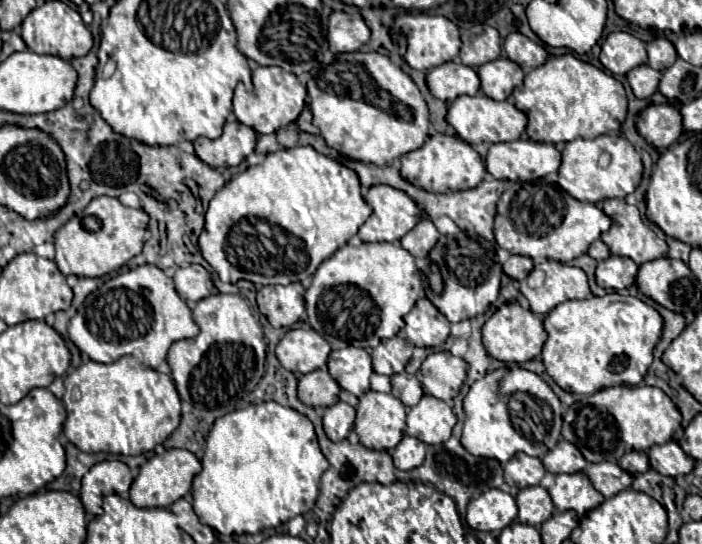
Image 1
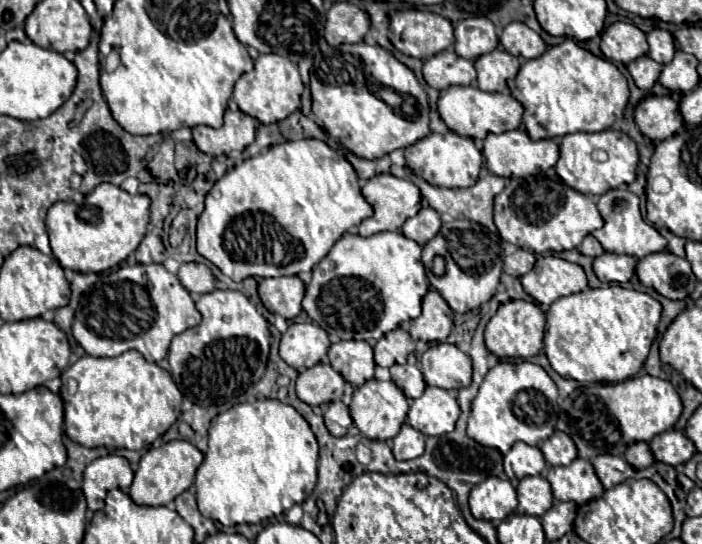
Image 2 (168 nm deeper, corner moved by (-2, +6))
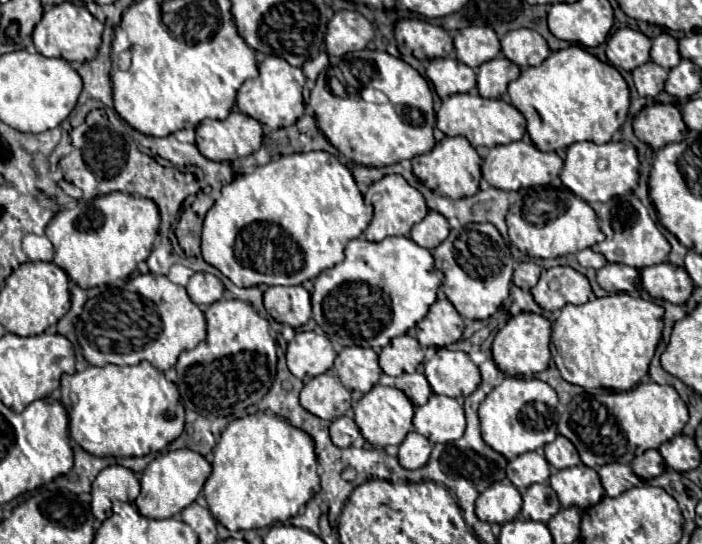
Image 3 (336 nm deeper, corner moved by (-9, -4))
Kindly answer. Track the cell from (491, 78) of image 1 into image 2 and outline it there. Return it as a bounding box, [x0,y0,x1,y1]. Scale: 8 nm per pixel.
[474,49,520,91]

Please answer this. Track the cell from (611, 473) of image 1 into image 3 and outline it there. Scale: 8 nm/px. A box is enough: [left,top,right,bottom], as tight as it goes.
[597,463,639,497]

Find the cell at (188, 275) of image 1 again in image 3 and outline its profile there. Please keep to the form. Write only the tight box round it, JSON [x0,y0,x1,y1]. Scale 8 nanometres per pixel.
[187,273,223,305]

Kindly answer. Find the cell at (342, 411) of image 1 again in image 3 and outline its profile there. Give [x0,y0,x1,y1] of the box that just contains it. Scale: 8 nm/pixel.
[329,415,359,447]

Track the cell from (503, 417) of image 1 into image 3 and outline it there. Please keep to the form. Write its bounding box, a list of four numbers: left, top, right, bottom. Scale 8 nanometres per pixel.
[479,377,557,461]

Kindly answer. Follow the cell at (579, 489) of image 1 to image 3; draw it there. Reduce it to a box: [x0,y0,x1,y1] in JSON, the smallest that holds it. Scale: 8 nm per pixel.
[549,463,605,509]

